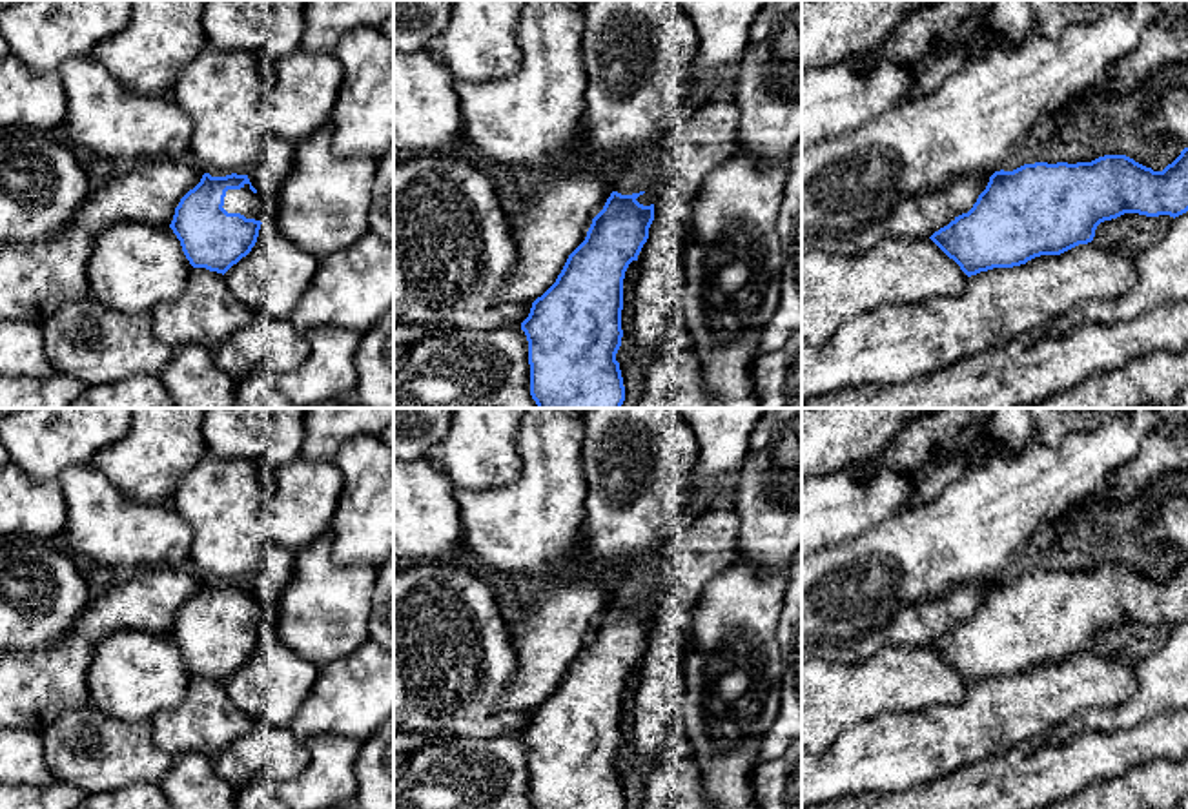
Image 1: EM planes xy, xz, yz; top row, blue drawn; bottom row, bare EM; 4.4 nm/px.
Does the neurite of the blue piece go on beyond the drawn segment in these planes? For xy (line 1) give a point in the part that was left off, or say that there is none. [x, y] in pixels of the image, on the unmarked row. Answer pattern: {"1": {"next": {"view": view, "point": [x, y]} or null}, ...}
{"1": {"next": null}}

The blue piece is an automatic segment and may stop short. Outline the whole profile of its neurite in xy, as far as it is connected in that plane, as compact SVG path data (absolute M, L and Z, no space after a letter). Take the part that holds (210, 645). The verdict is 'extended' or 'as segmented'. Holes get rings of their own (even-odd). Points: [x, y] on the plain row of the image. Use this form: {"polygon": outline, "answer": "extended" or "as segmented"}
{"polygon": "M204 581L200 590L180 607L169 636L193 676L224 683L255 654L262 630L222 616L226 599L246 592L257 601L248 583Z", "answer": "as segmented"}

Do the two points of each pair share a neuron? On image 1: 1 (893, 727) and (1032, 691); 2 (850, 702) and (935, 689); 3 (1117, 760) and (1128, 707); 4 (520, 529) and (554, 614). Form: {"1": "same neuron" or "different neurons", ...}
{"1": "same neuron", "2": "same neuron", "3": "different neurons", "4": "different neurons"}

